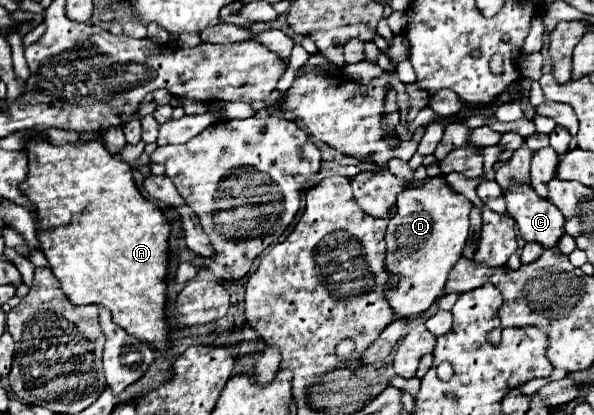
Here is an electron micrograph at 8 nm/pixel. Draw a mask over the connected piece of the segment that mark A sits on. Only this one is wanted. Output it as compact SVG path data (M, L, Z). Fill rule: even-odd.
M43 137L27 141L29 177L21 183L21 191L33 201L39 223L41 251L45 253L51 271L61 281L61 287L73 305L105 305L113 321L137 341L157 349L169 349L169 325L165 321L167 301L167 267L169 267L169 233L171 225L163 211L147 201L135 187L131 165L121 157L111 155L103 143L87 141L81 145L55 147Z

